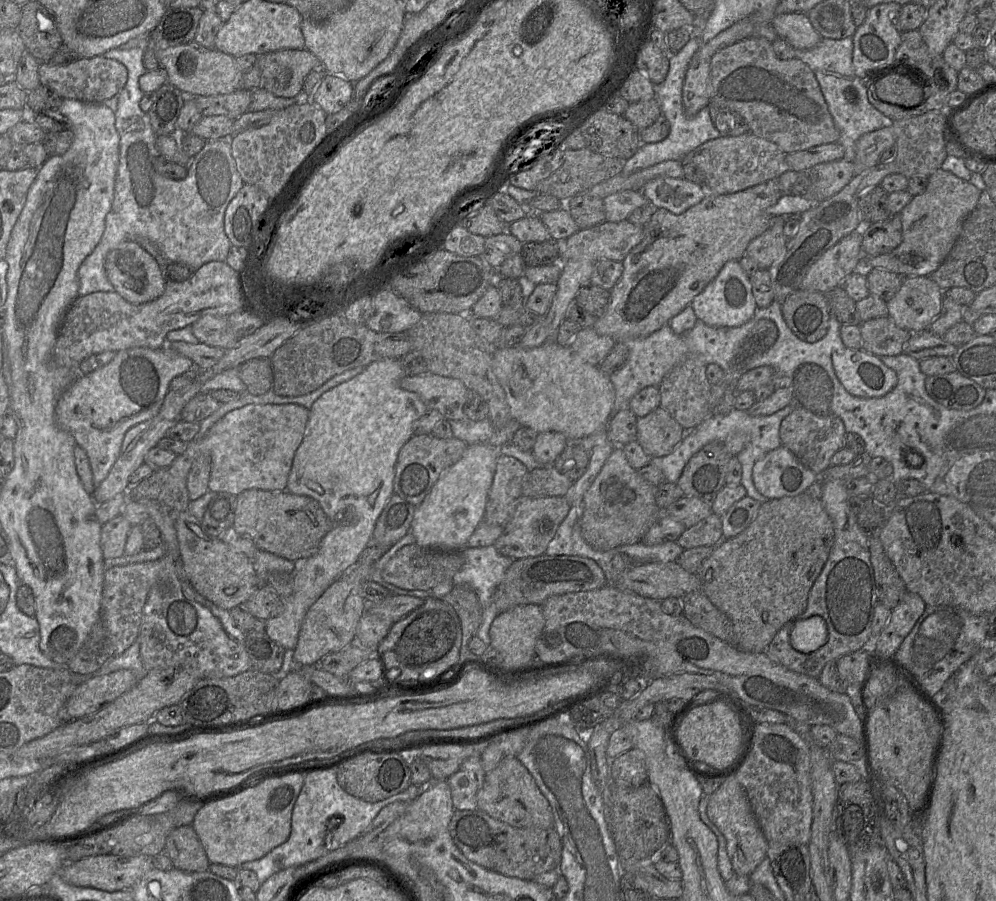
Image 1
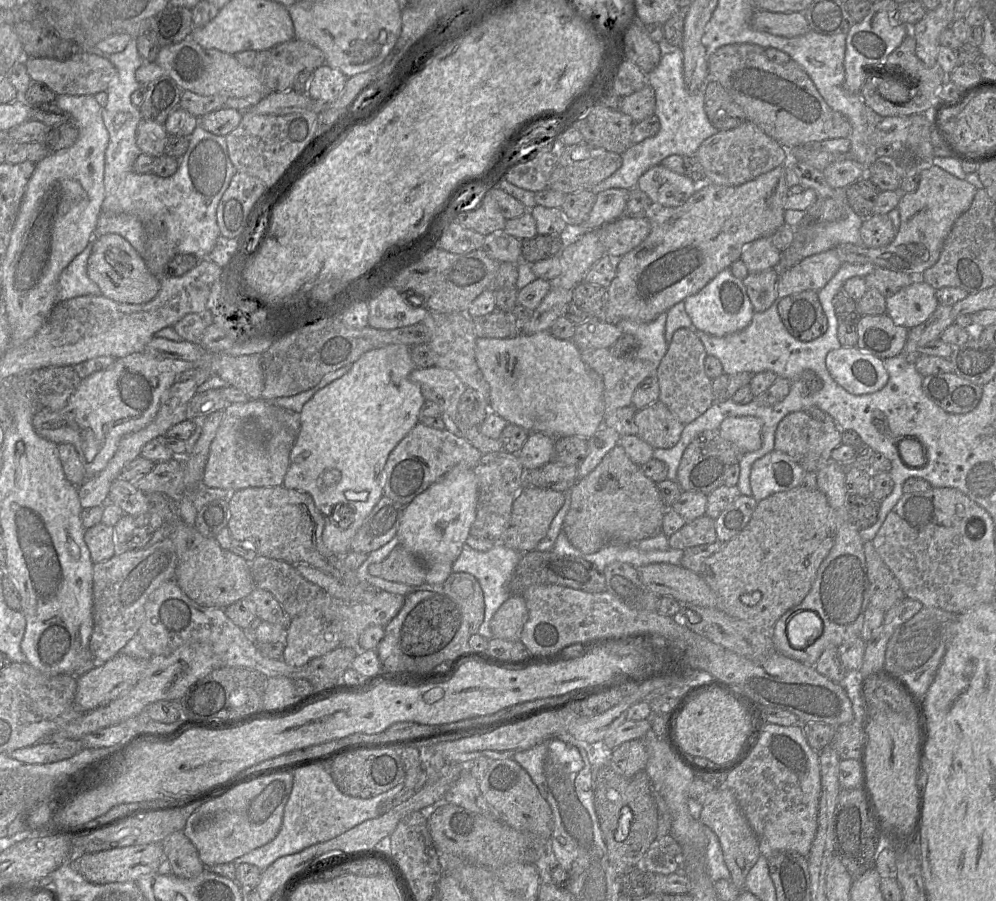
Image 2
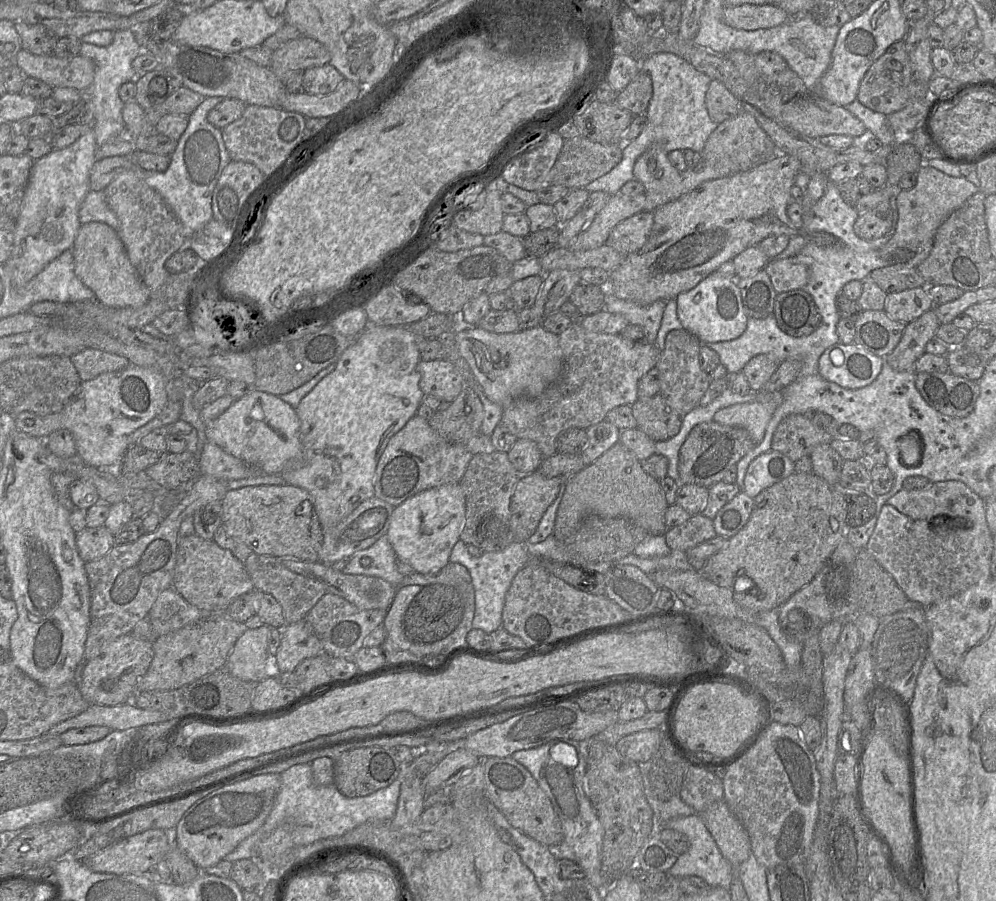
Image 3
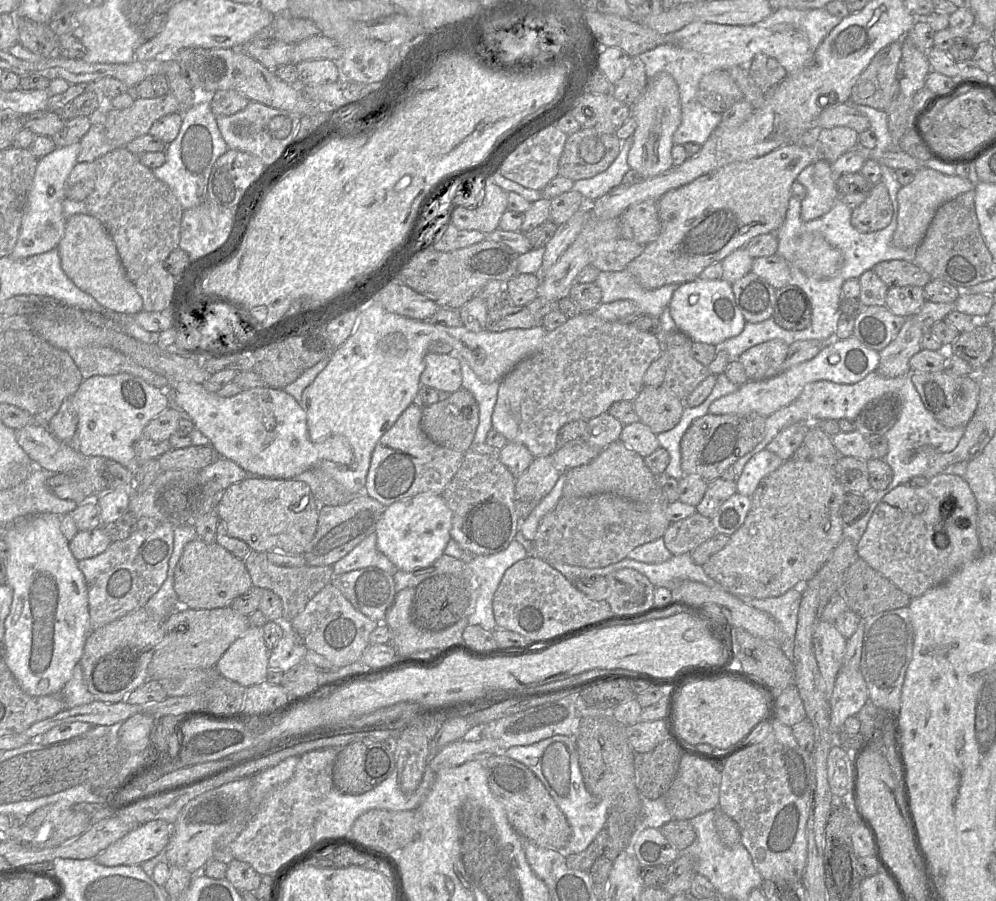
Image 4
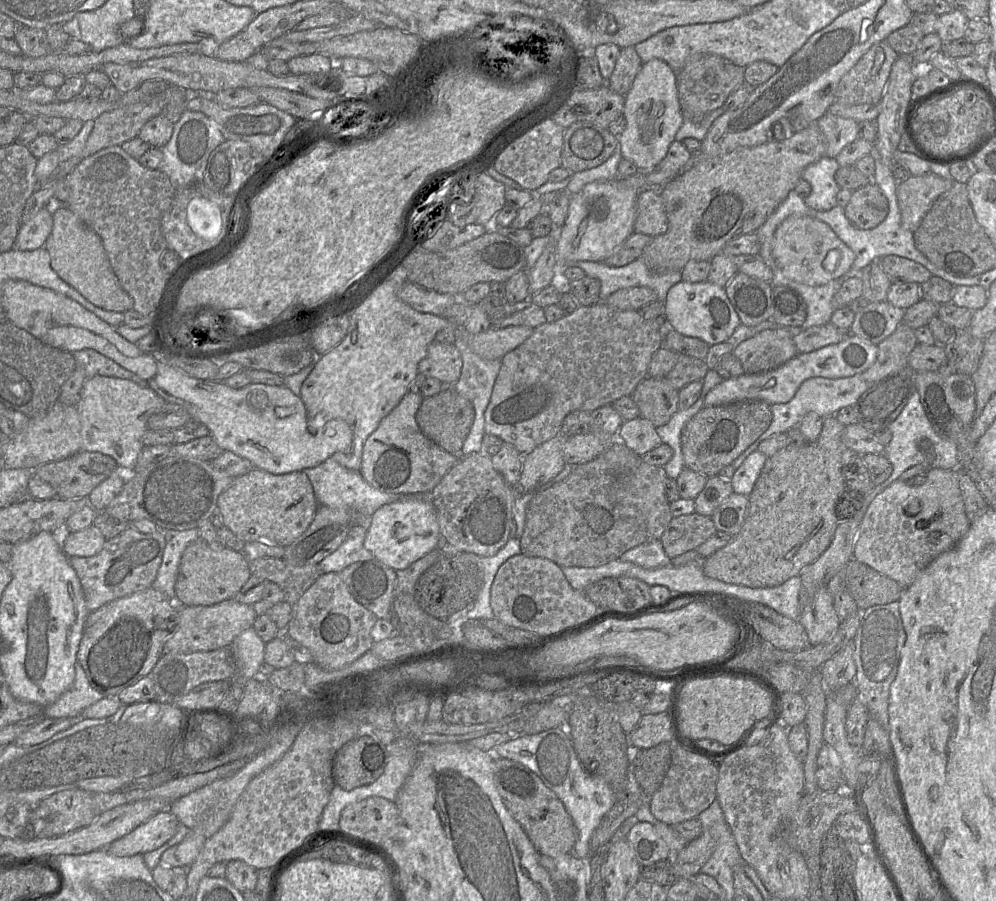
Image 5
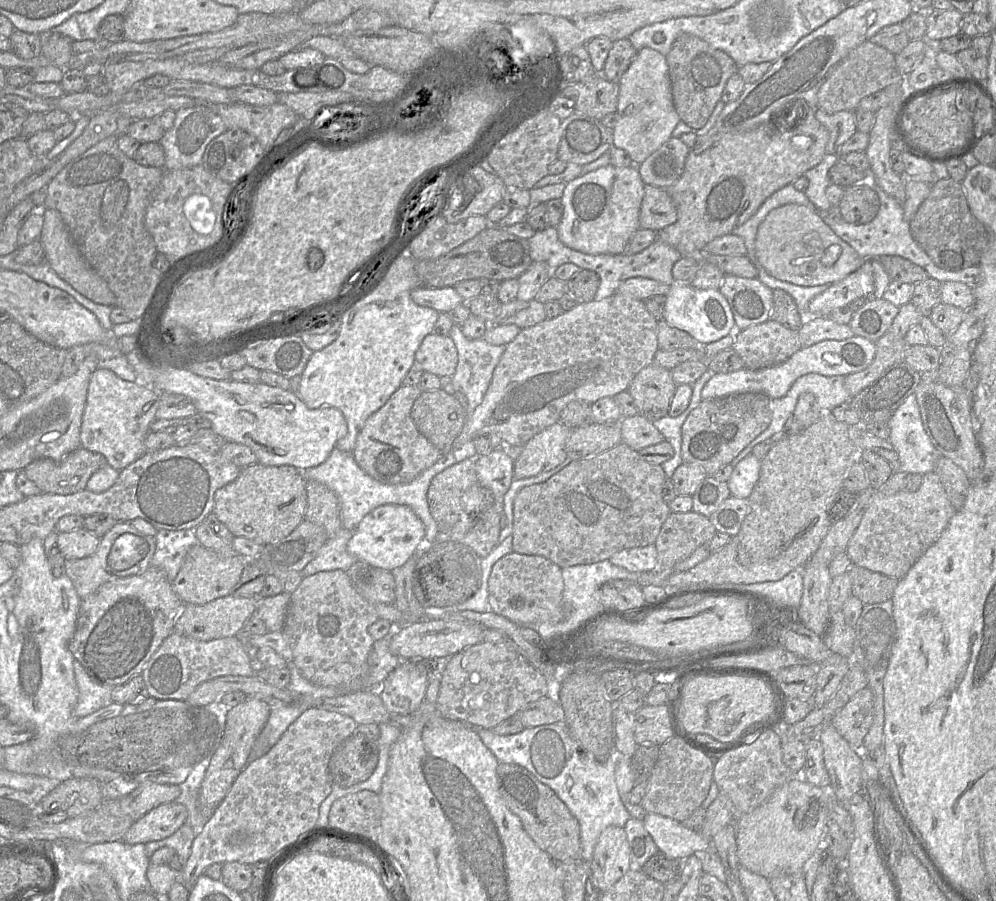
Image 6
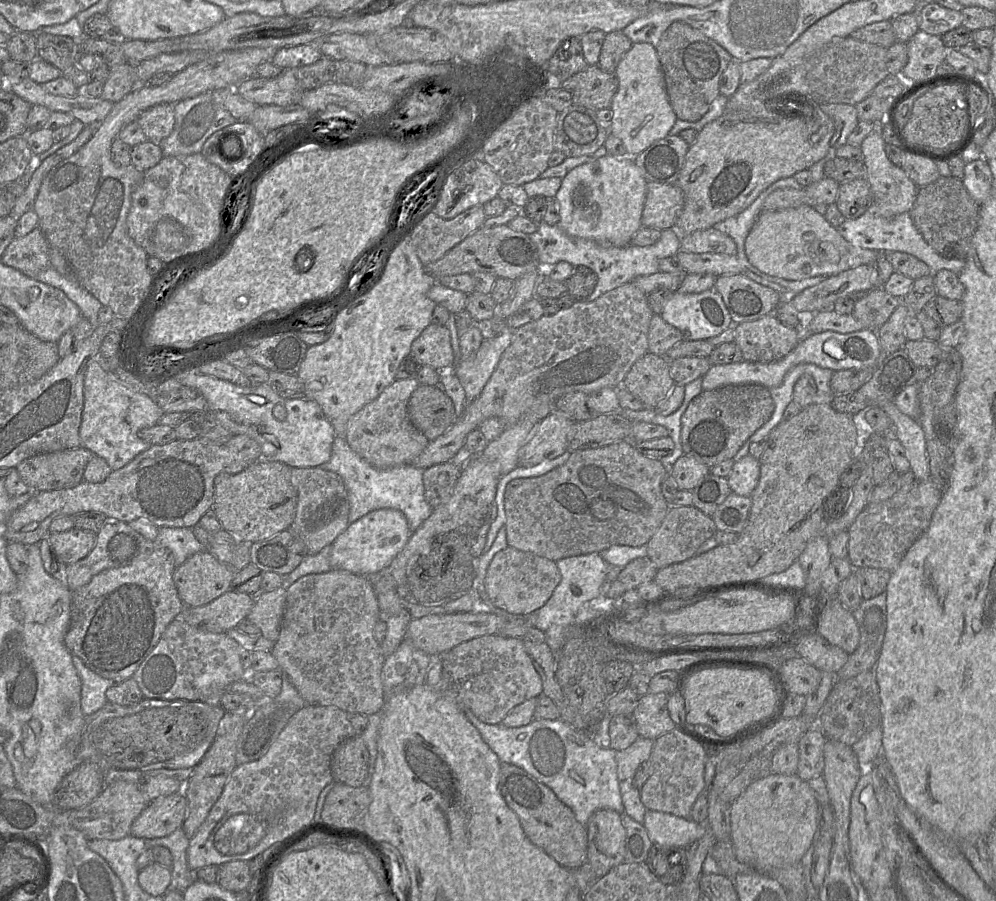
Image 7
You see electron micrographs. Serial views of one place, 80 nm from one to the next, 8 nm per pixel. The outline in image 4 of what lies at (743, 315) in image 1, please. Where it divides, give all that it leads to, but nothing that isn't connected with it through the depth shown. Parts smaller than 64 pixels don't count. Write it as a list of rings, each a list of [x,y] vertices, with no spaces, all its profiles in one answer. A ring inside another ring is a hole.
[[[700,279],[677,286],[668,305],[677,329],[693,342],[718,345],[739,335],[746,321],[739,309],[731,283],[723,279]]]

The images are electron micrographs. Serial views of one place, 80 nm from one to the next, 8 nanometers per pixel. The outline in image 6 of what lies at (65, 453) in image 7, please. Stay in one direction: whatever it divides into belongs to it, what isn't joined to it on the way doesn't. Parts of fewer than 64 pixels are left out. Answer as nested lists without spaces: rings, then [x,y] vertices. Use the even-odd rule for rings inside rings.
[[[79,447],[61,460],[34,460],[22,472],[42,492],[66,495],[86,489],[92,474],[105,464],[103,455]]]

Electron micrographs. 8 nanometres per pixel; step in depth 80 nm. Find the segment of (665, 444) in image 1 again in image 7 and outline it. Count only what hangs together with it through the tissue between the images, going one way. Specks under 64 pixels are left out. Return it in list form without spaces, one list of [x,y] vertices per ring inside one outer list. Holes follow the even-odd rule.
[[[648,352],[632,365],[621,387],[640,399],[645,409],[655,409],[674,385],[666,357]]]

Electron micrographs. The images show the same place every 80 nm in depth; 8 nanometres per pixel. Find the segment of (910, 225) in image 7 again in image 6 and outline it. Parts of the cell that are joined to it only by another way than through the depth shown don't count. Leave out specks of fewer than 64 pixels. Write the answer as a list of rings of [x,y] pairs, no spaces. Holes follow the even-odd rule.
[[[876,186],[876,192],[880,199],[880,208],[876,217],[866,224],[852,224],[842,217],[834,217],[828,211],[818,210],[817,214],[842,240],[852,246],[863,259],[878,258],[880,256],[895,255],[909,259],[924,268],[929,277],[944,283],[957,281],[974,287],[980,281],[980,266],[973,266],[962,271],[948,271],[938,267],[929,255],[914,240],[910,230],[910,222],[904,217],[902,205],[891,195]]]

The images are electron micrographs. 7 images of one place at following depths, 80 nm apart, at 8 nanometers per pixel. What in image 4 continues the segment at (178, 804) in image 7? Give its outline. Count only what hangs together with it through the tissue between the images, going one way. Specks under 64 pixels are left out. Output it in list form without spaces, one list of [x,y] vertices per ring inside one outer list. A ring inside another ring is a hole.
[[[152,820],[136,826],[99,853],[95,860],[104,866],[141,865],[158,855],[169,844],[171,836],[171,824]]]

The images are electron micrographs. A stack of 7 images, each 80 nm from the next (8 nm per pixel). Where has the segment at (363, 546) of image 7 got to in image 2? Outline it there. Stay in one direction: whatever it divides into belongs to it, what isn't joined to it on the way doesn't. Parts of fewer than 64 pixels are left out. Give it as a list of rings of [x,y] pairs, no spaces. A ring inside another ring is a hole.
[[[457,465],[404,507],[396,537],[399,539],[401,546],[425,565],[426,583],[441,584],[451,574],[452,563],[459,556],[469,537],[470,527],[475,520],[477,498],[477,478],[473,468],[467,465]]]

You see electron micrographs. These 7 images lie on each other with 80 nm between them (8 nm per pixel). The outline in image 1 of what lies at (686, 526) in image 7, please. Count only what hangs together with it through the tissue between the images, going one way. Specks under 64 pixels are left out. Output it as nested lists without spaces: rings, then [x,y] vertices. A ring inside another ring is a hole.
[[[712,512],[707,518],[686,528],[676,542],[685,550],[699,546],[717,546],[722,540],[722,519]]]

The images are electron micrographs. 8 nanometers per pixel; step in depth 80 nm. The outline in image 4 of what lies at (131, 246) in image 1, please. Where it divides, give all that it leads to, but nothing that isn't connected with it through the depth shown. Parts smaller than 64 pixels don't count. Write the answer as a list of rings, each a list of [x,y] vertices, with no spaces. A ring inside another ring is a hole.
[[[89,214],[68,217],[65,234],[56,249],[66,275],[104,308],[128,315],[142,311],[143,300],[127,277],[117,247],[99,219]]]

